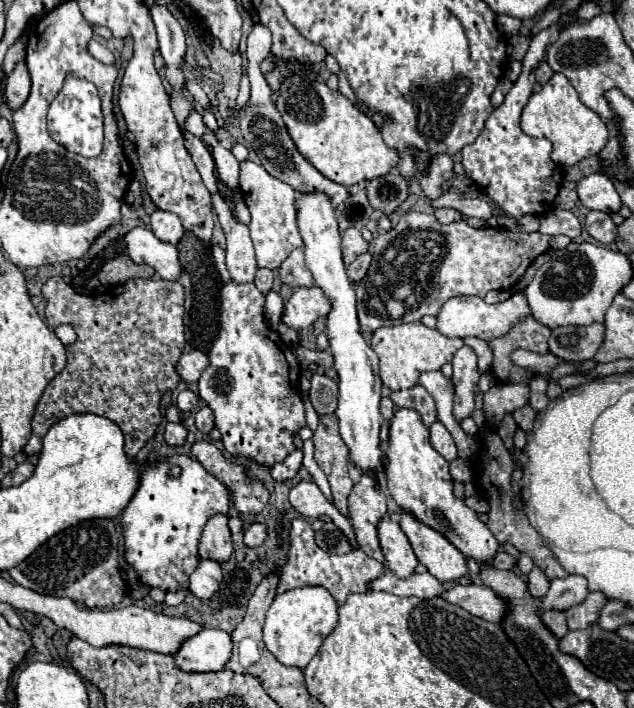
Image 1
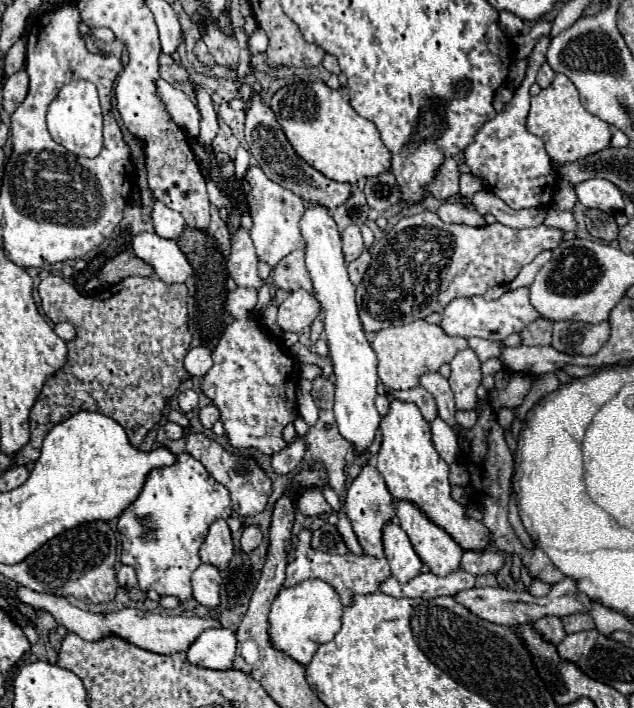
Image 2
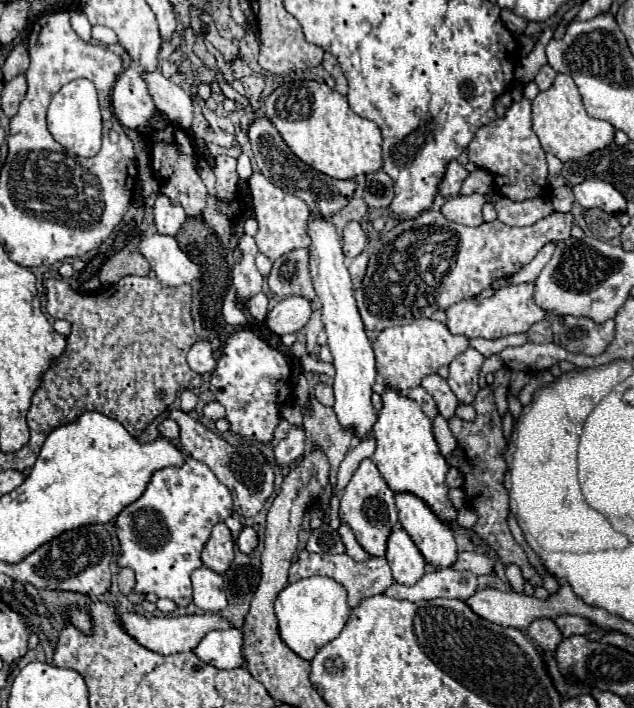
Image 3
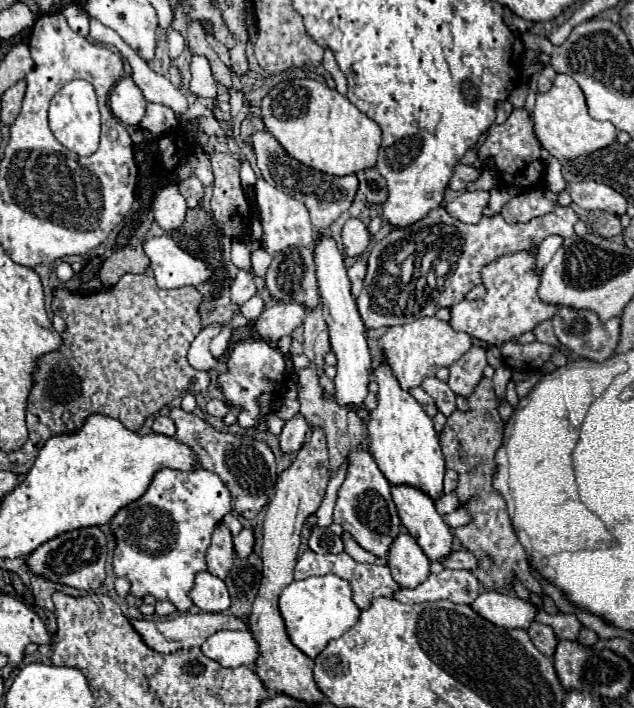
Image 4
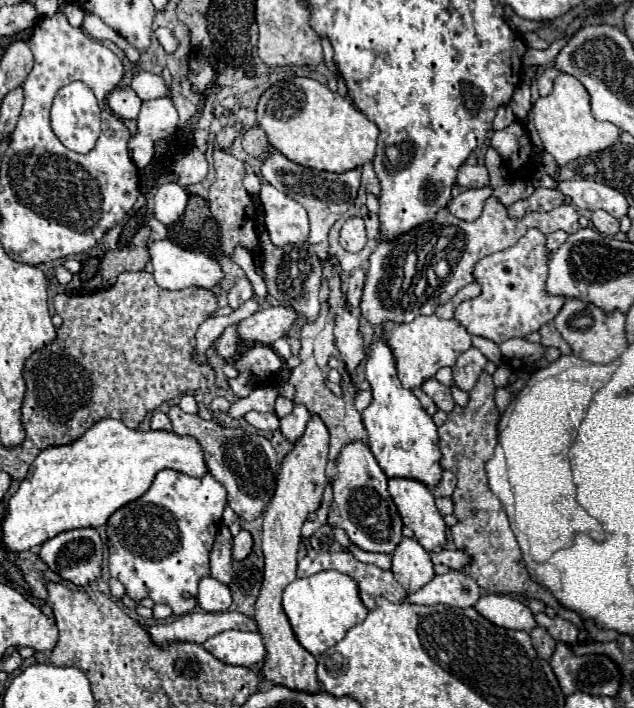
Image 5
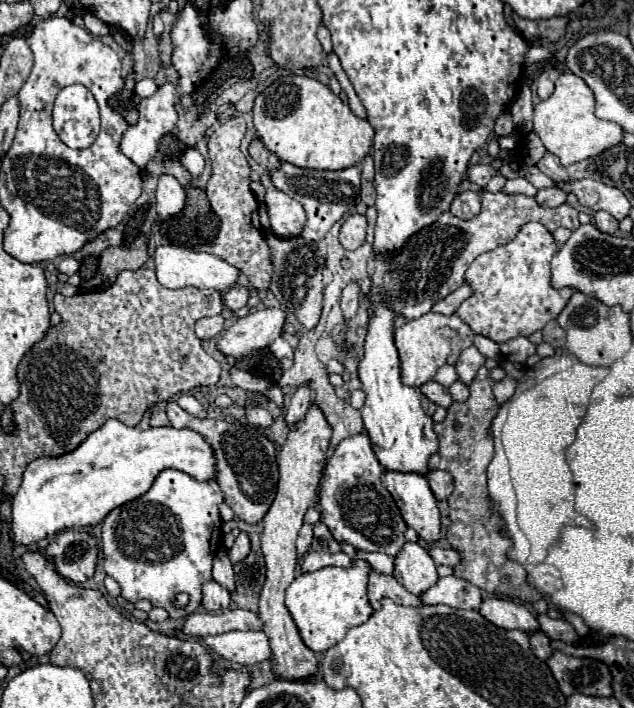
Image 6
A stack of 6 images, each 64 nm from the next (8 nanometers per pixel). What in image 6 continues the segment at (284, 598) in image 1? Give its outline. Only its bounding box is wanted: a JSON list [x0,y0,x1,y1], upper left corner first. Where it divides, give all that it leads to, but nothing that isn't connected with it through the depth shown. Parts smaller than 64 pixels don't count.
[286,542,372,654]

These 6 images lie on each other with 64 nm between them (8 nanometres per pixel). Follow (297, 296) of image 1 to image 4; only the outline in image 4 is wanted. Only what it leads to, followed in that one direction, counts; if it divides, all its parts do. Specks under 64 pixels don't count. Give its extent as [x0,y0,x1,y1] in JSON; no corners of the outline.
[252,302,308,340]

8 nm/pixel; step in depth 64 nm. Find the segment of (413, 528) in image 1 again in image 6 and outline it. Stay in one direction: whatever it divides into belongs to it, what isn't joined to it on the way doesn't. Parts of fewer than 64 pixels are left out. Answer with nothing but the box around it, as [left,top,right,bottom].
[382,472,442,544]

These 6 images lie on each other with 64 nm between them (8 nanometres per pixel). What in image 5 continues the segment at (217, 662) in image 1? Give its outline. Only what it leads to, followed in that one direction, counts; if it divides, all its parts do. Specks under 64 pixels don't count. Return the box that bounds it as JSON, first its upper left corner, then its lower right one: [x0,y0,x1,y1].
[202,630,266,666]

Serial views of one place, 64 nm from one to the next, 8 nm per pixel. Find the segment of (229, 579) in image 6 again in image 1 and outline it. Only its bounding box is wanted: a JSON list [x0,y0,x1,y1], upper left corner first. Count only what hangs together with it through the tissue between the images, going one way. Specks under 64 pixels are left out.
[198,514,232,562]

